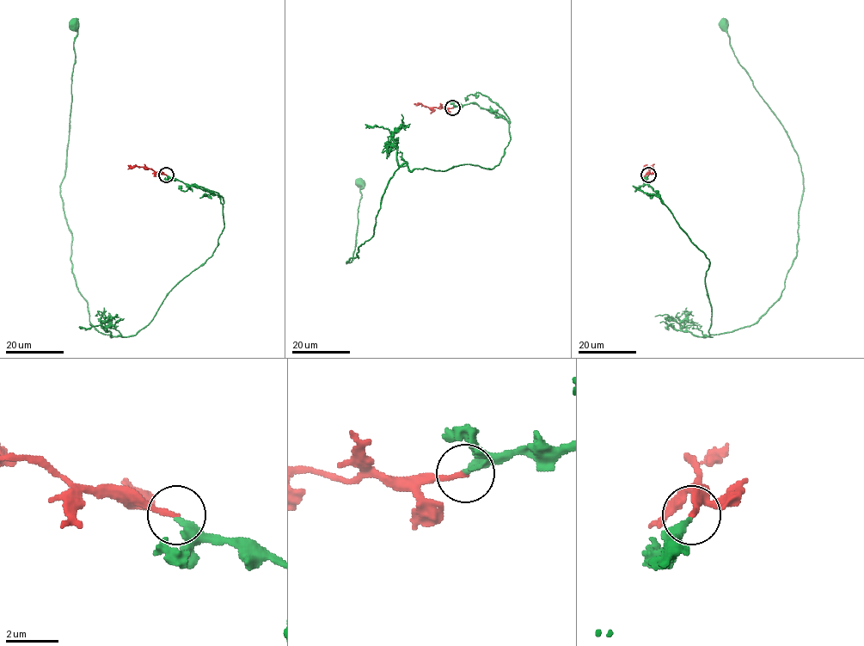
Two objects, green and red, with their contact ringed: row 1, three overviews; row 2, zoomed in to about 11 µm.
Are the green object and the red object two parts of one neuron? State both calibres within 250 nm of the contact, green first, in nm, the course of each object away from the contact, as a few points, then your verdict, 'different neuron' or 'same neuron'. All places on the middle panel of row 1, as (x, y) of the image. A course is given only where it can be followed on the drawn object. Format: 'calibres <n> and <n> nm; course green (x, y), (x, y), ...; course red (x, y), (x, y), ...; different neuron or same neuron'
calibres 300 and 200 nm; course green (452, 107), (474, 102), (505, 118), (500, 162), (401, 166), (374, 234), (346, 262), (359, 183); course red (452, 107), (438, 108), (414, 103); same neuron

